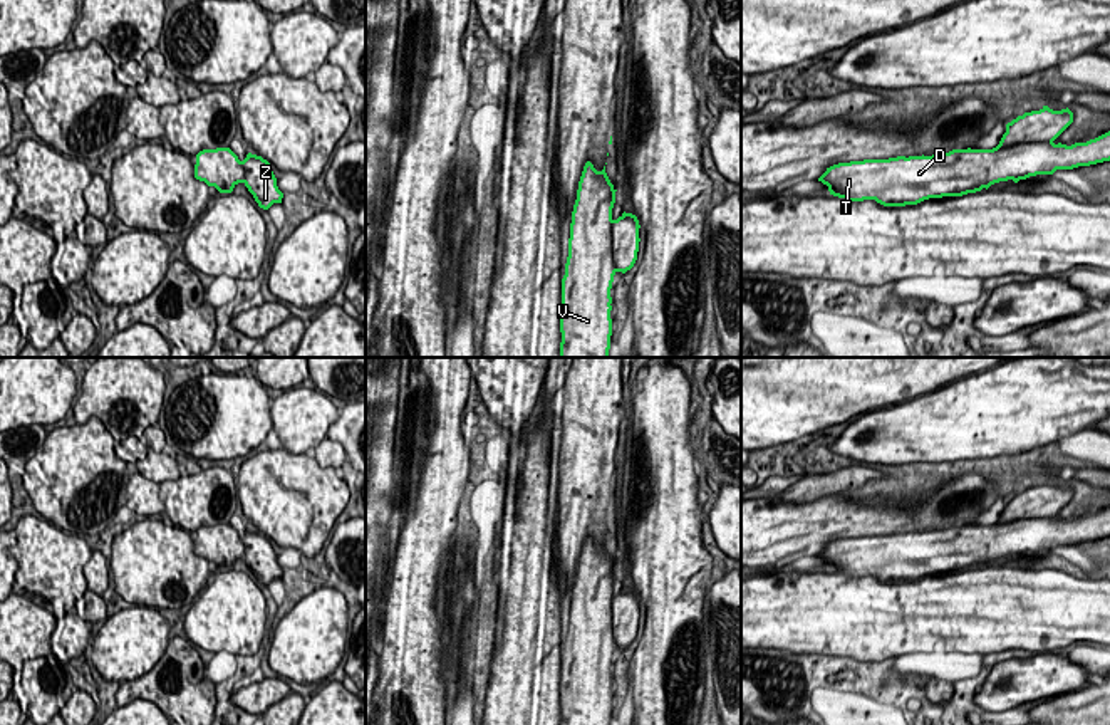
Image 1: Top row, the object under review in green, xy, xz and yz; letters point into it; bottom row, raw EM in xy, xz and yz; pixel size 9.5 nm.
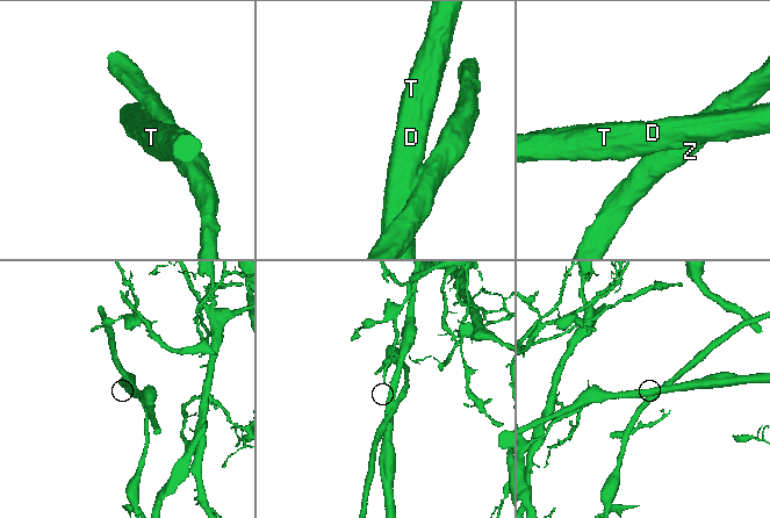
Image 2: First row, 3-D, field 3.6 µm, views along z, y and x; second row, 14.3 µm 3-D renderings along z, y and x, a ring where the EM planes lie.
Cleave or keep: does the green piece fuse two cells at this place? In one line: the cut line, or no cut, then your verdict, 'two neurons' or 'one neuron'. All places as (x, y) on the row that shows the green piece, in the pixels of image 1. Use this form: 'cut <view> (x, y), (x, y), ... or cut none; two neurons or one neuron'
cut yz (1060, 143), (1048, 150), (990, 161), (976, 161), (969, 155); two neurons

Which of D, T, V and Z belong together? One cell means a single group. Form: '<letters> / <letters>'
D T V / Z

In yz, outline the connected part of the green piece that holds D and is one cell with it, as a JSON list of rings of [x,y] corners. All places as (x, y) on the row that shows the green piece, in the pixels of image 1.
[[[1110,131],[1087,143],[1060,144],[1050,151],[991,163],[976,161],[971,148],[932,156],[838,163],[827,168],[818,181],[828,186],[830,195],[847,201],[875,200],[884,206],[905,206],[1103,161],[1110,161]]]

